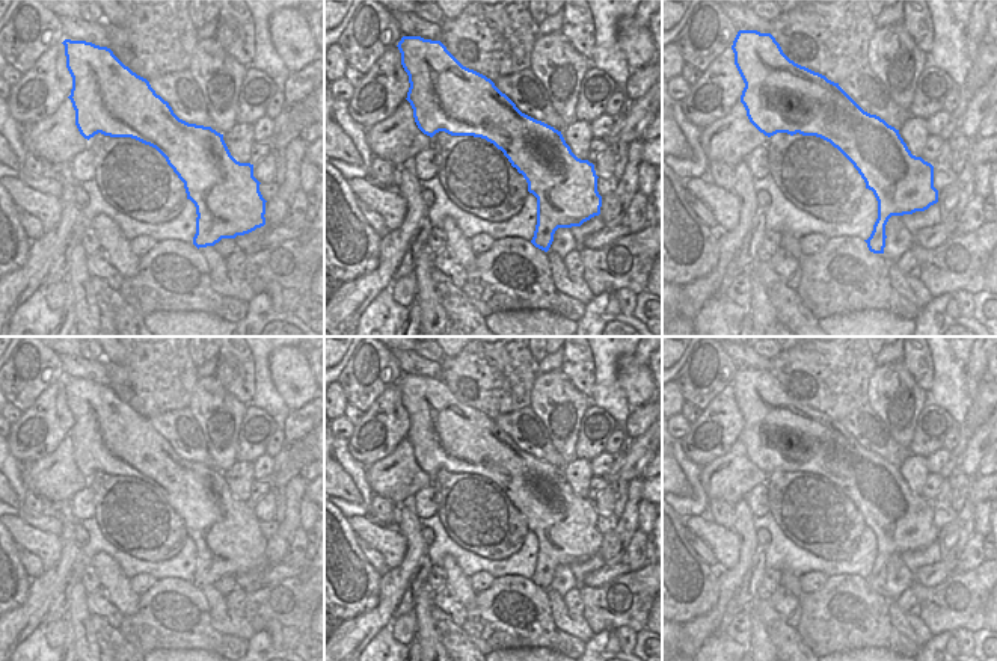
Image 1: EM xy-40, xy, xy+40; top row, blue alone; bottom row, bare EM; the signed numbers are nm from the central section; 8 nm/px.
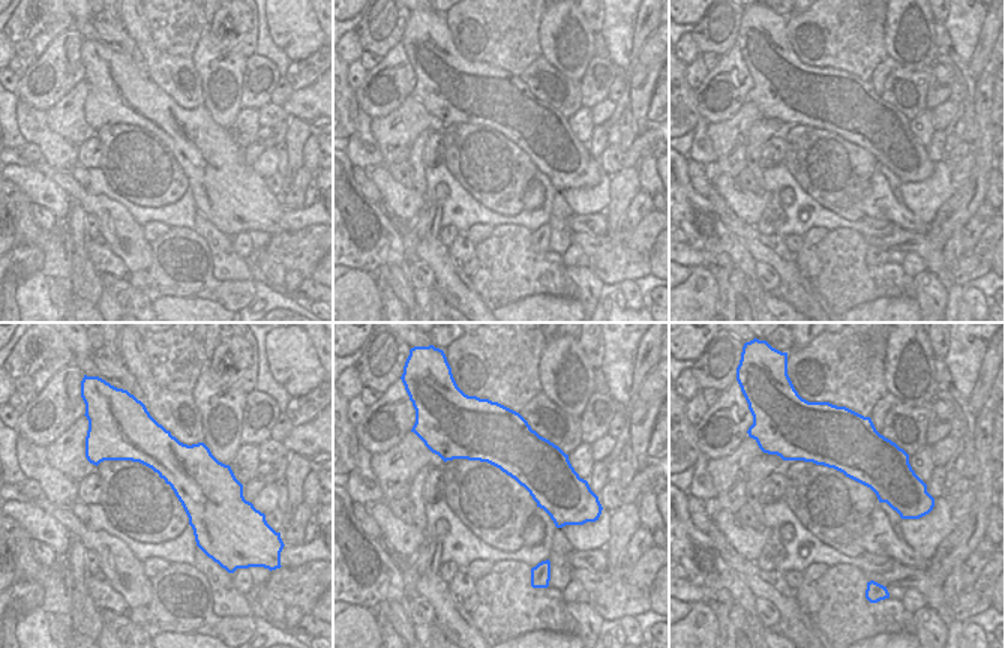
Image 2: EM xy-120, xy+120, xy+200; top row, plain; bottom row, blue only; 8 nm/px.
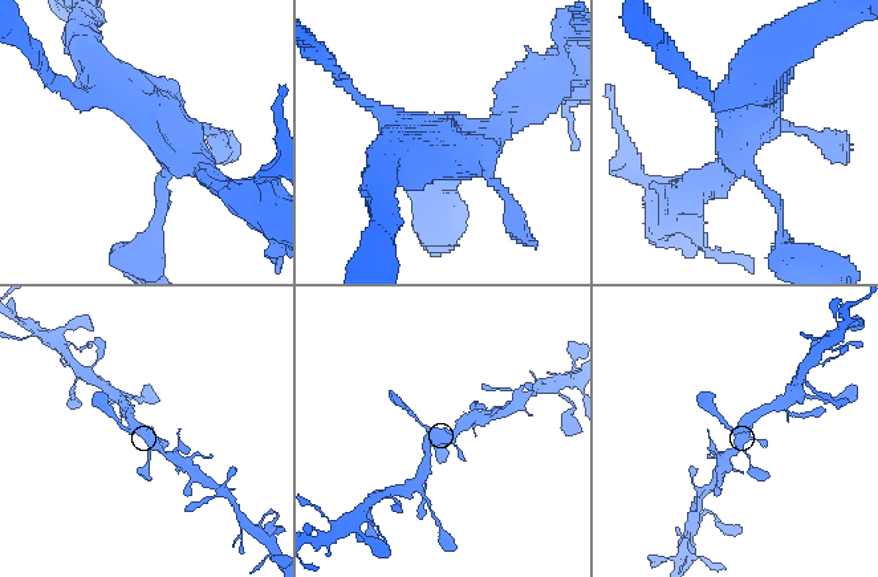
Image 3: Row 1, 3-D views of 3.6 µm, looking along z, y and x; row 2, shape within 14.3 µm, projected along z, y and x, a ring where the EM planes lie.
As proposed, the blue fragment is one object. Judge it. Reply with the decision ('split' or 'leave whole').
leave whole

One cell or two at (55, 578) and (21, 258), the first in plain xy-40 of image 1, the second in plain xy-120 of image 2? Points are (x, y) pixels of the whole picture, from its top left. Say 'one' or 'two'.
one

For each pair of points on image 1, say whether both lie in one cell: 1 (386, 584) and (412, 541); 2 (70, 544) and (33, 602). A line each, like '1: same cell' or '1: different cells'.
1: same cell
2: same cell

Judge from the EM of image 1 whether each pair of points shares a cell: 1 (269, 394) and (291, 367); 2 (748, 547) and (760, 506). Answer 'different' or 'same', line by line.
1: different
2: different

